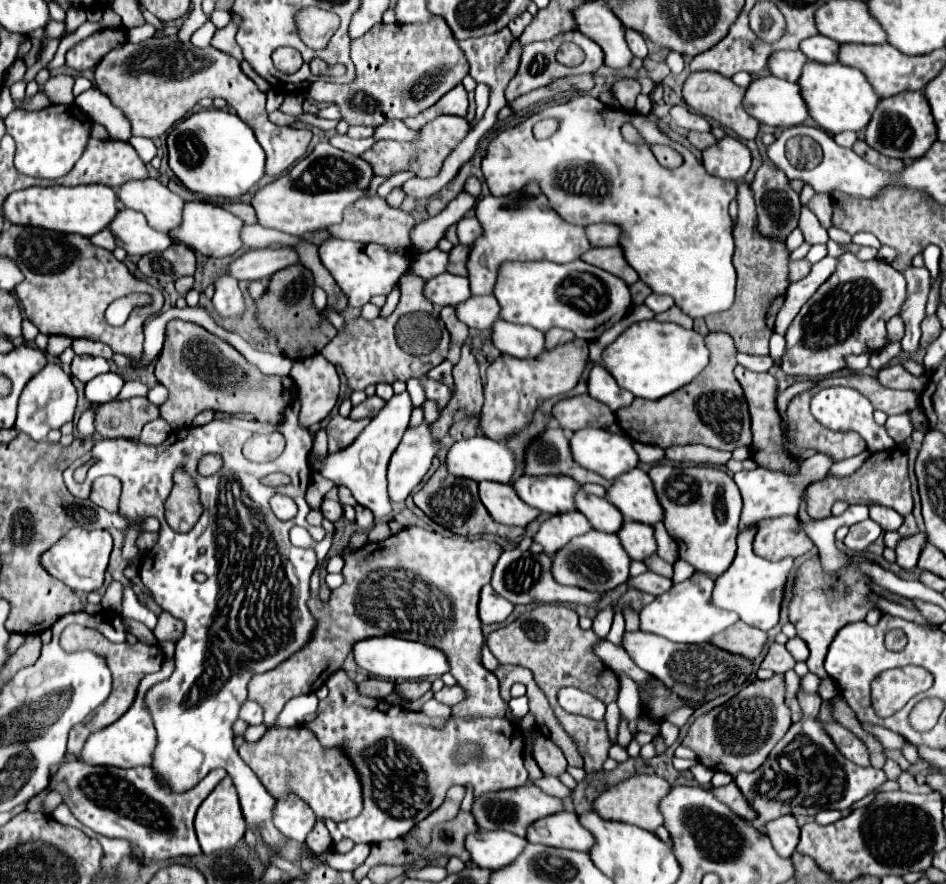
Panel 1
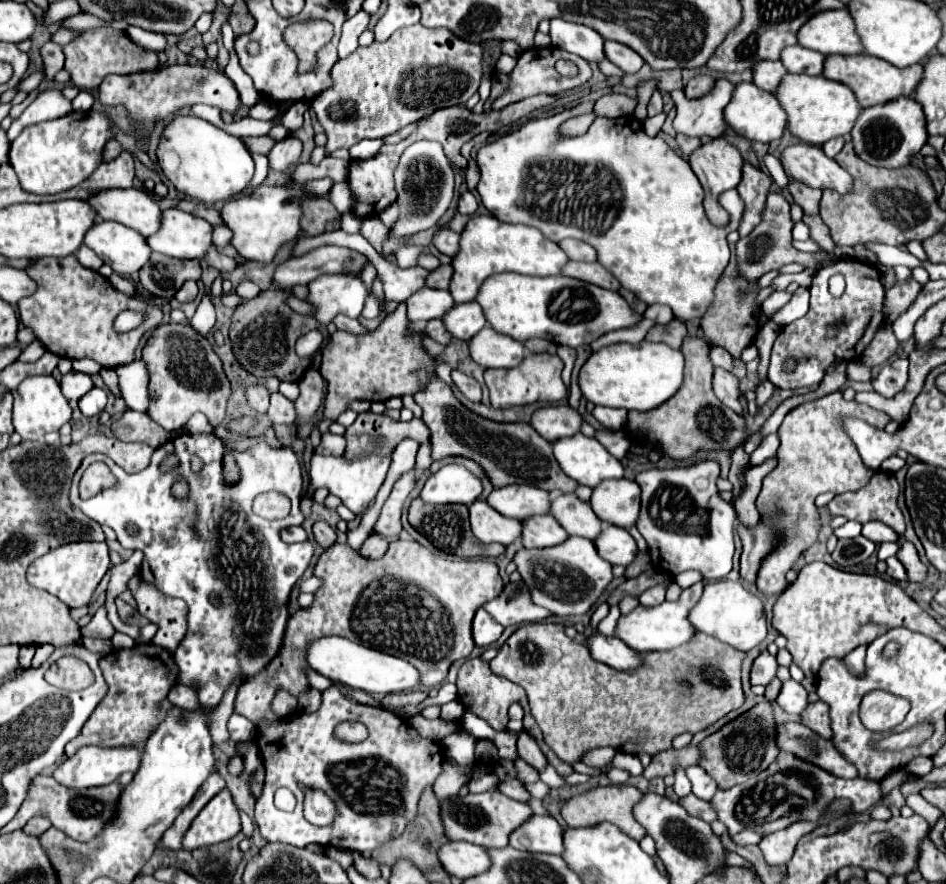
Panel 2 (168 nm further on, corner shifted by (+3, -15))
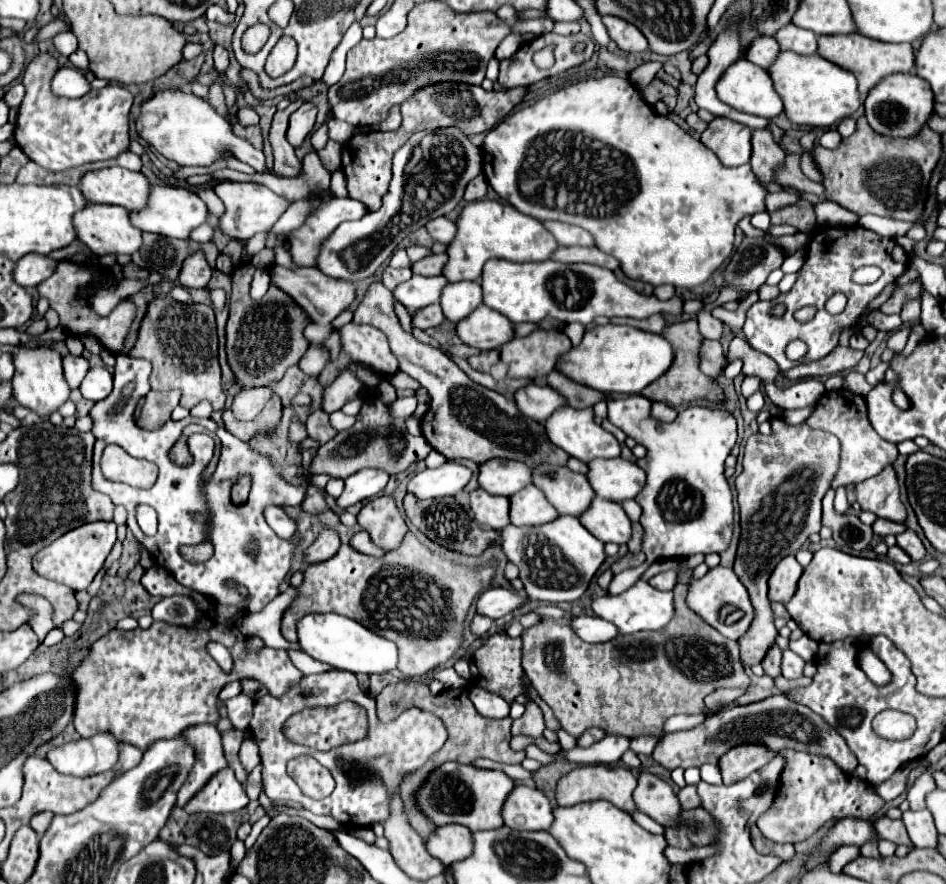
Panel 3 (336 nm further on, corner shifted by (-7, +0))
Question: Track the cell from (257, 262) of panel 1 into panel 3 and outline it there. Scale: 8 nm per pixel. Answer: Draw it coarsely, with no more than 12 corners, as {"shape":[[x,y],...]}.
{"shape":[[415,132],[381,208],[341,224],[319,270],[359,282],[407,234],[461,202],[481,150]]}

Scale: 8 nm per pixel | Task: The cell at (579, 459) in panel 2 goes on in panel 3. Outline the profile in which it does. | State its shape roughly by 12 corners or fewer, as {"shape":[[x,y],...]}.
{"shape":[[561,406],[547,438],[585,464],[617,458],[615,436],[593,422],[593,408]]}

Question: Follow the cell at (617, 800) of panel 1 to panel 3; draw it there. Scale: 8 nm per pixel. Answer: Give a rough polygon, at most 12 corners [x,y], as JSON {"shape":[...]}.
{"shape":[[619,764],[559,778],[559,806],[609,800],[633,812],[637,778]]}

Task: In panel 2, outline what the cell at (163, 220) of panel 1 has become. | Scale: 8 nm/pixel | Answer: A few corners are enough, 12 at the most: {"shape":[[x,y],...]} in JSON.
{"shape":[[143,189],[101,191],[89,203],[99,219],[145,237],[163,211]]}

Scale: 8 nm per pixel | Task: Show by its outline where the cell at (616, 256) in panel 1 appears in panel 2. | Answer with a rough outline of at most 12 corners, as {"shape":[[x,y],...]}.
{"shape":[[569,261],[563,275],[609,291],[621,283],[601,263]]}

